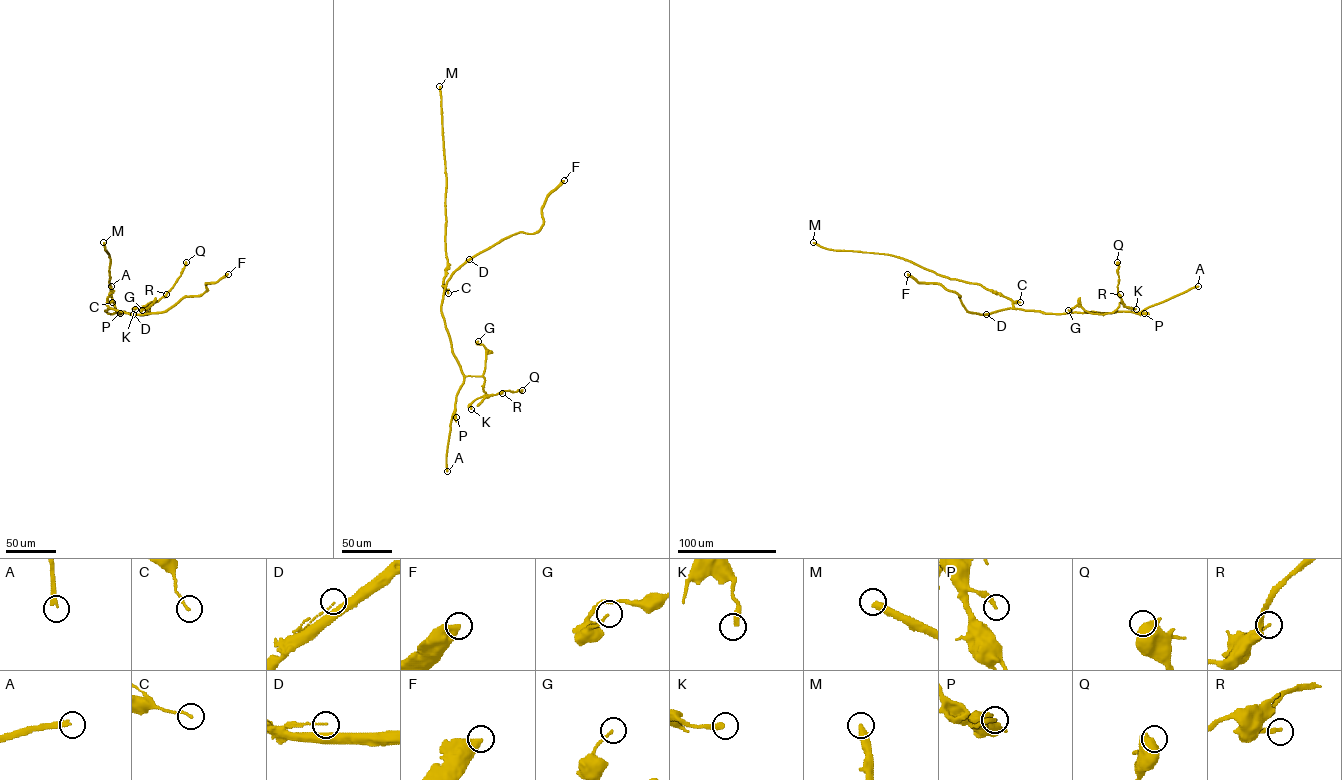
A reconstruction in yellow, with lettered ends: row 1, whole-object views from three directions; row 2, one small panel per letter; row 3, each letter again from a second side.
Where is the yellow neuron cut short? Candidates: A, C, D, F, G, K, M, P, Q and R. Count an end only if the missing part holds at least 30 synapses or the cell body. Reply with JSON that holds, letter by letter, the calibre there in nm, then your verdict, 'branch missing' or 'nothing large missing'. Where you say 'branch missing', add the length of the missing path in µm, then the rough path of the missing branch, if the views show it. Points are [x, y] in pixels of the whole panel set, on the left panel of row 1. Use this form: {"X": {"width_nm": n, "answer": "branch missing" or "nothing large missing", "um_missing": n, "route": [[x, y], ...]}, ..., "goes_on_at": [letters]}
{"A": {"width_nm": 280, "answer": "branch missing", "um_missing": 250, "route": [[111, 286], [118, 283], [121, 289], [115, 284], [111, 256], [115, 221], [111, 206]]}, "C": {"width_nm": 140, "answer": "nothing large missing"}, "D": {"width_nm": 70, "answer": "nothing large missing"}, "F": {"width_nm": 400, "answer": "nothing large missing"}, "G": {"width_nm": 150, "answer": "nothing large missing"}, "K": {"width_nm": 280, "answer": "nothing large missing"}, "M": {"width_nm": 400, "answer": "branch missing", "um_missing": 300, "route": [[103, 242], [100, 200], [107, 168], [113, 166], [119, 177], [124, 176], [145, 159], [180, 143]]}, "P": {"width_nm": 240, "answer": "nothing large missing"}, "Q": {"width_nm": 700, "answer": "nothing large missing"}, "R": {"width_nm": 220, "answer": "nothing large missing"}, "goes_on_at": ["A", "M"]}

